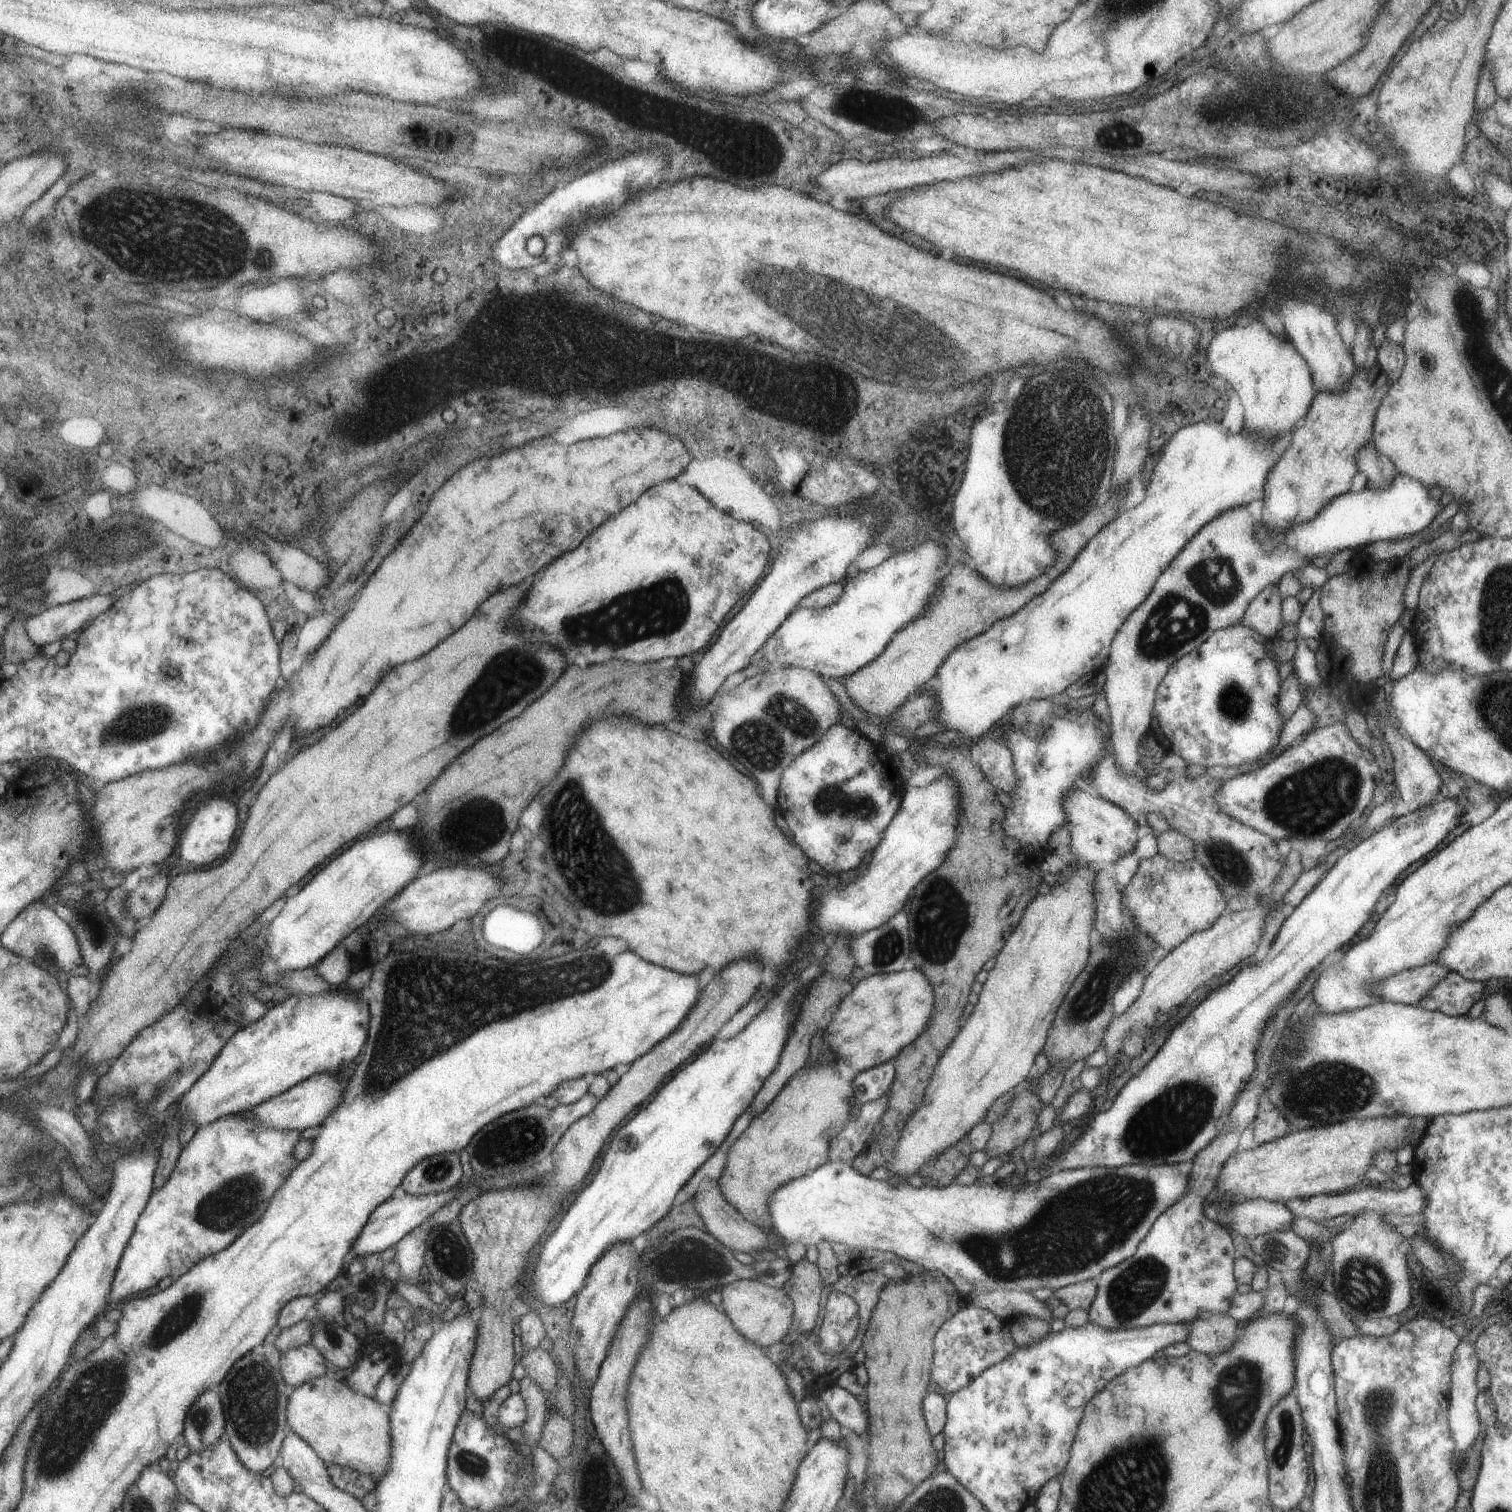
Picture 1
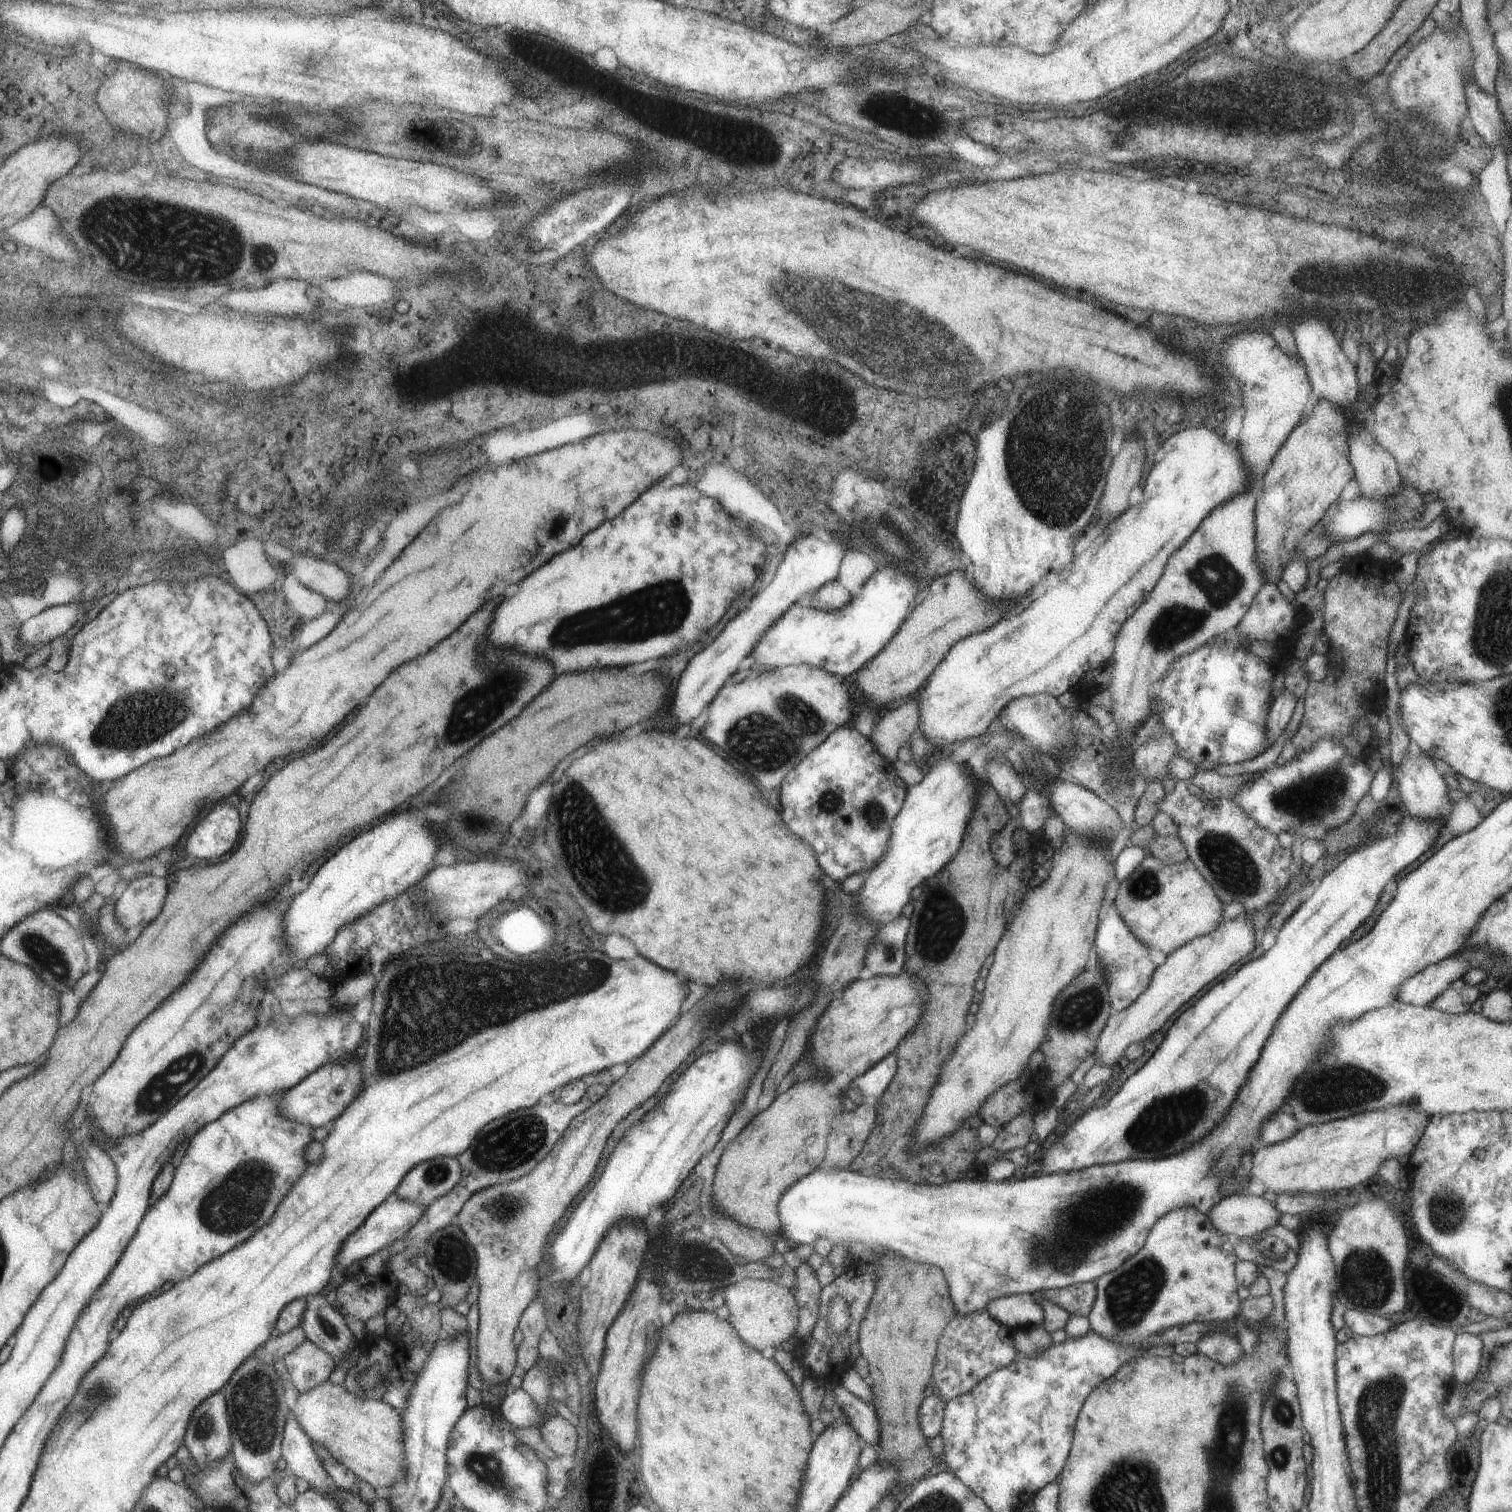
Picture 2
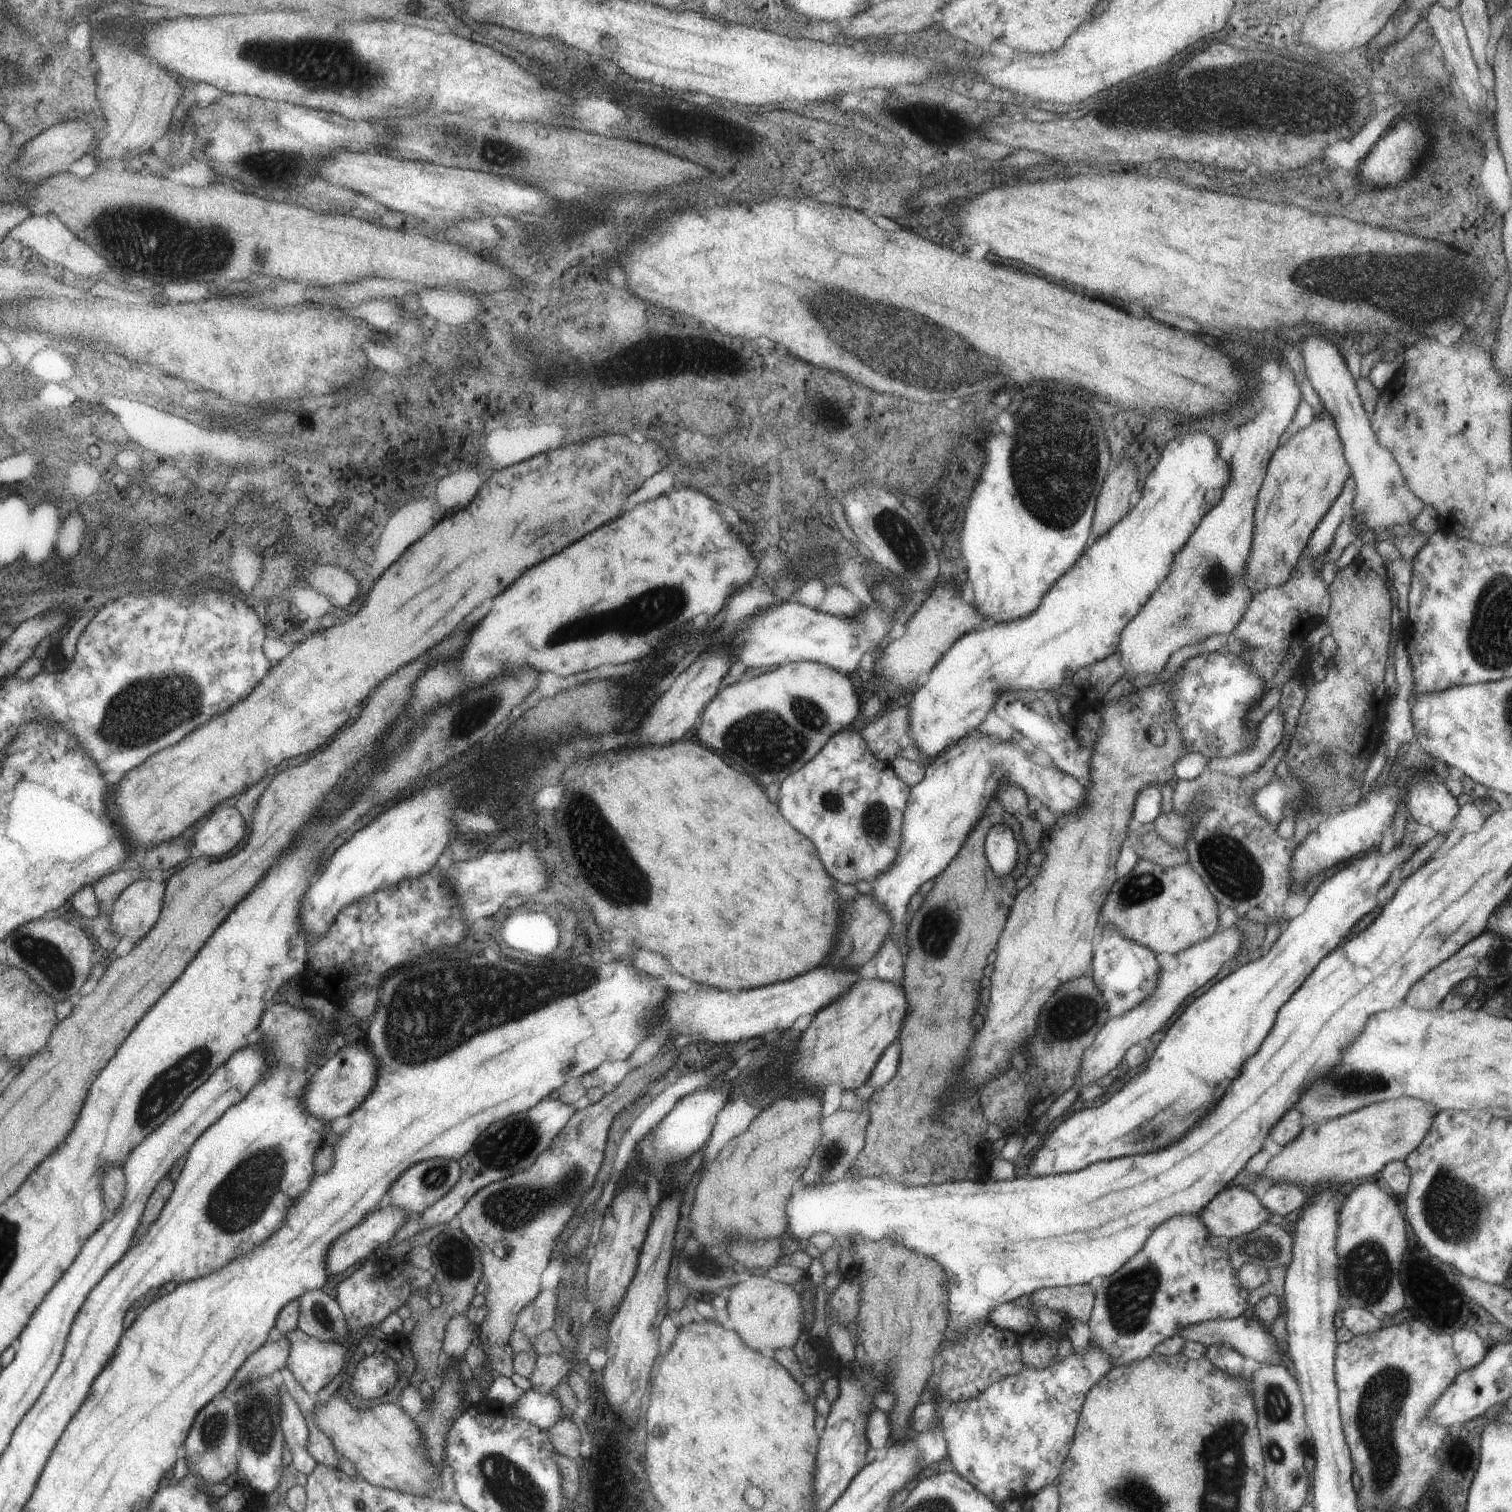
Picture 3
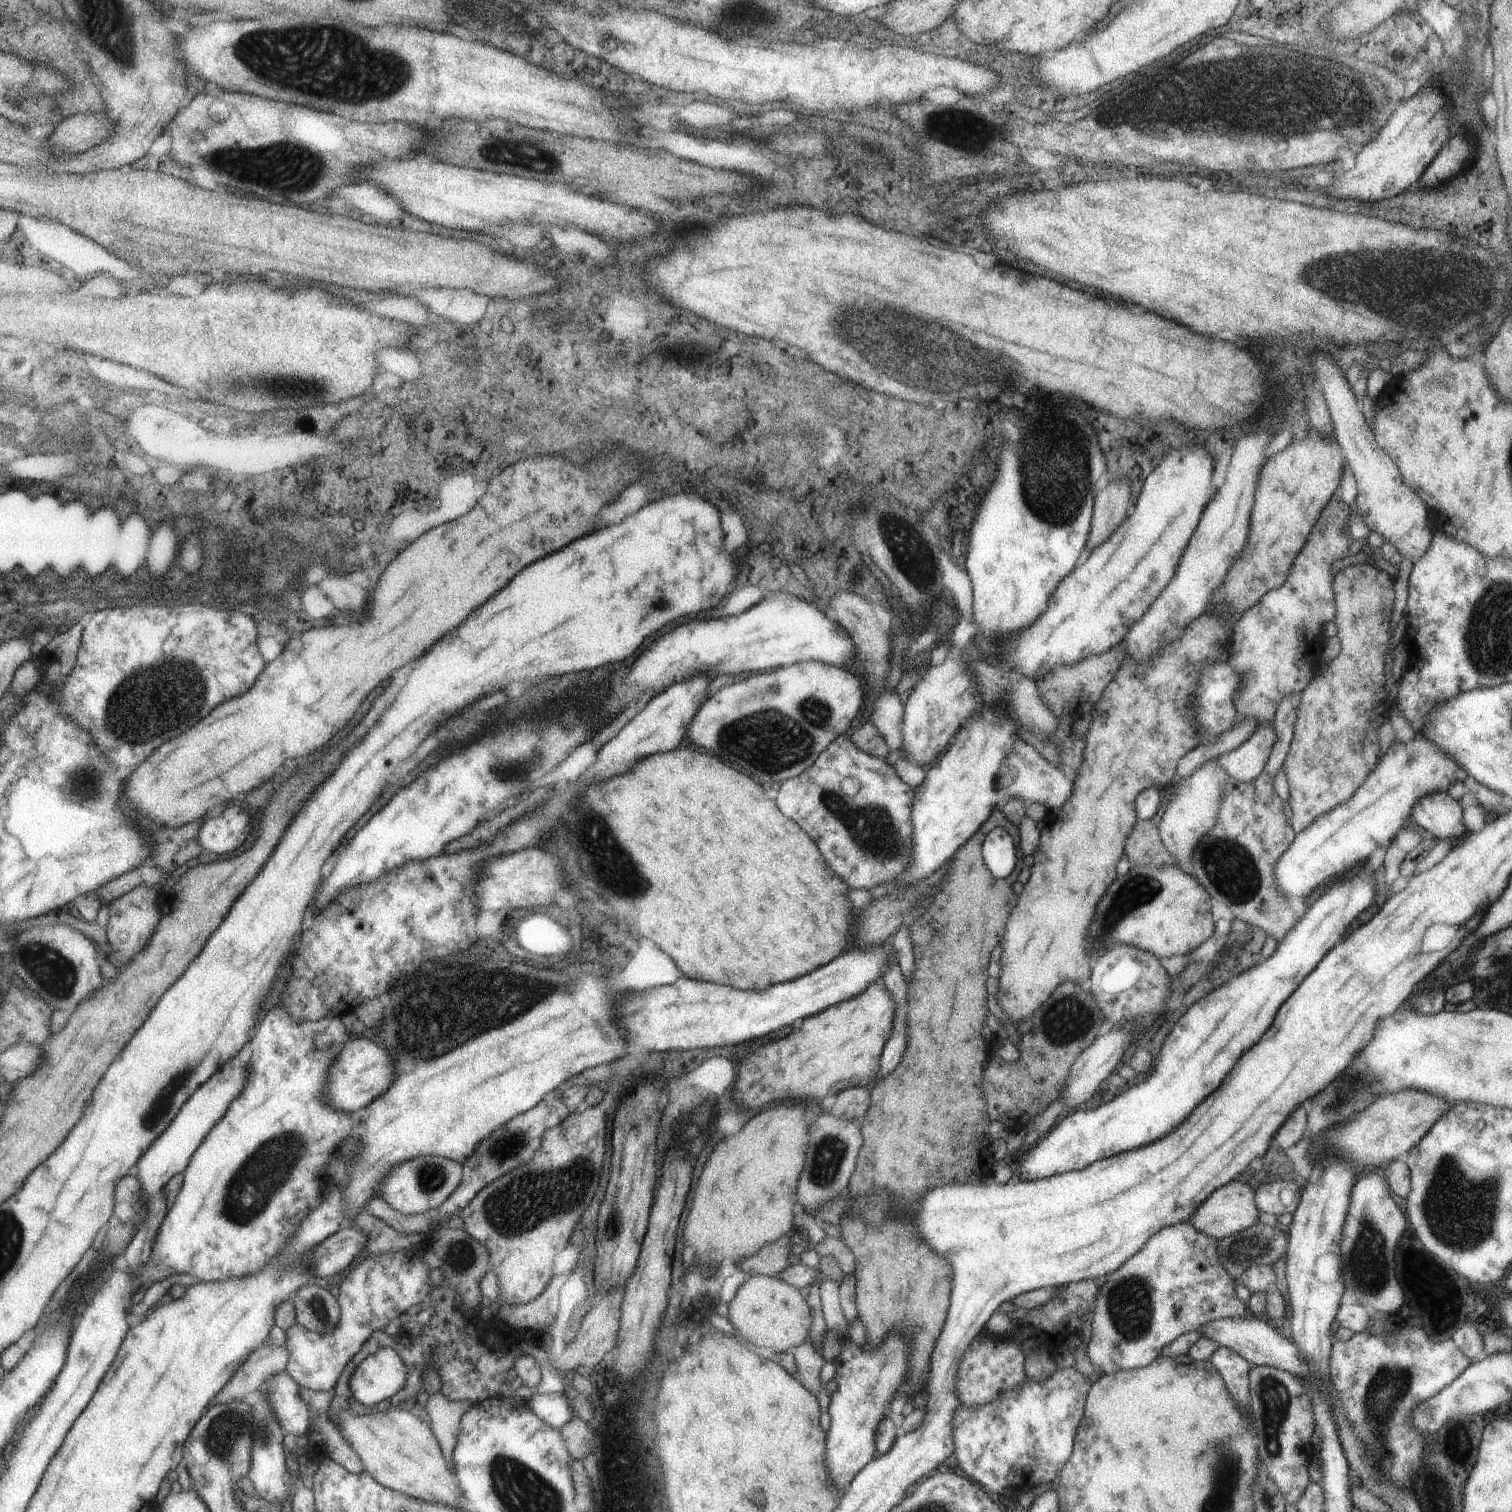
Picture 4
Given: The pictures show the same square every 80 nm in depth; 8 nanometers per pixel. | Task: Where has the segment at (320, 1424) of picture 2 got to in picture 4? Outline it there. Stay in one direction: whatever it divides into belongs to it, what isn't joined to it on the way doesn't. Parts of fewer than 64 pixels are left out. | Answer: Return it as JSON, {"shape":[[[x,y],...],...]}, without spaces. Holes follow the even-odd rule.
{"shape":[[[399,1408],[368,1415],[344,1413],[335,1427],[374,1481],[417,1500],[469,1510],[451,1464],[445,1462],[433,1431],[418,1414]]]}

